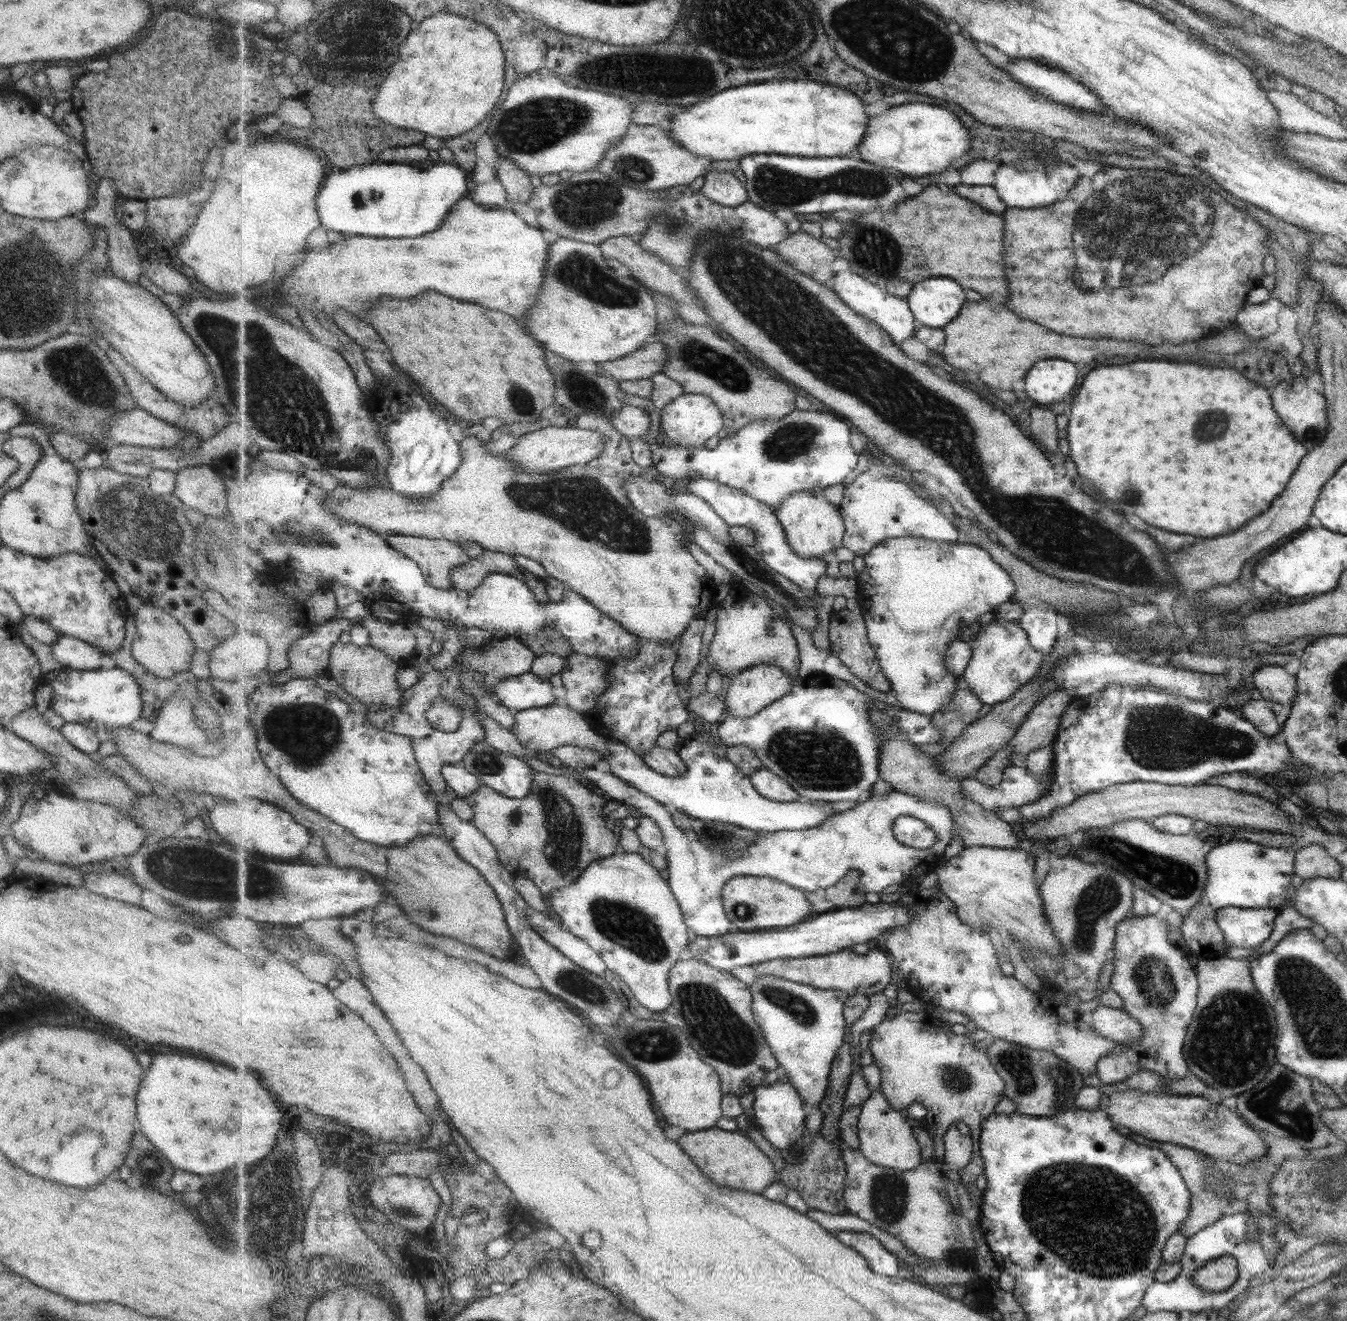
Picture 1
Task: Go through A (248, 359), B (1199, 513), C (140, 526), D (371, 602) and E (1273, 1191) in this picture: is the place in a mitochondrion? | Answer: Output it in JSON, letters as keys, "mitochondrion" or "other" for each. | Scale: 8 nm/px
{"A":"mitochondrion","B":"other","C":"mitochondrion","D":"other","E":"other"}

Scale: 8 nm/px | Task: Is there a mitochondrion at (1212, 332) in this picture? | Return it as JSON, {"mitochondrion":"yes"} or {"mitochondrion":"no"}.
{"mitochondrion":"no"}

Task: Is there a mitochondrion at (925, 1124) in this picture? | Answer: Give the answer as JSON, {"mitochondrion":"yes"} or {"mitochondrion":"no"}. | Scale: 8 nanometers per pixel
{"mitochondrion":"no"}

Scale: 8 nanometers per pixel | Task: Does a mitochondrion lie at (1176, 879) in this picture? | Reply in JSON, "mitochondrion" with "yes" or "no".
{"mitochondrion":"yes"}

